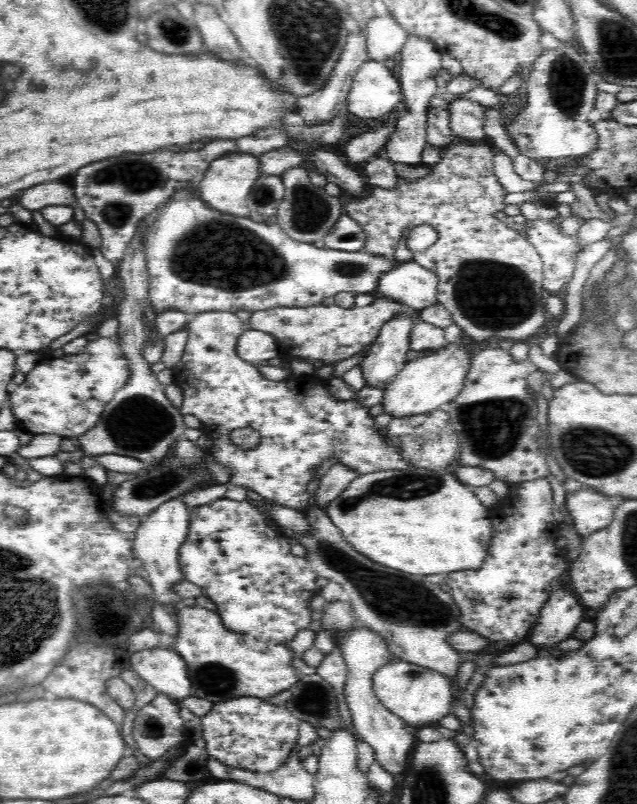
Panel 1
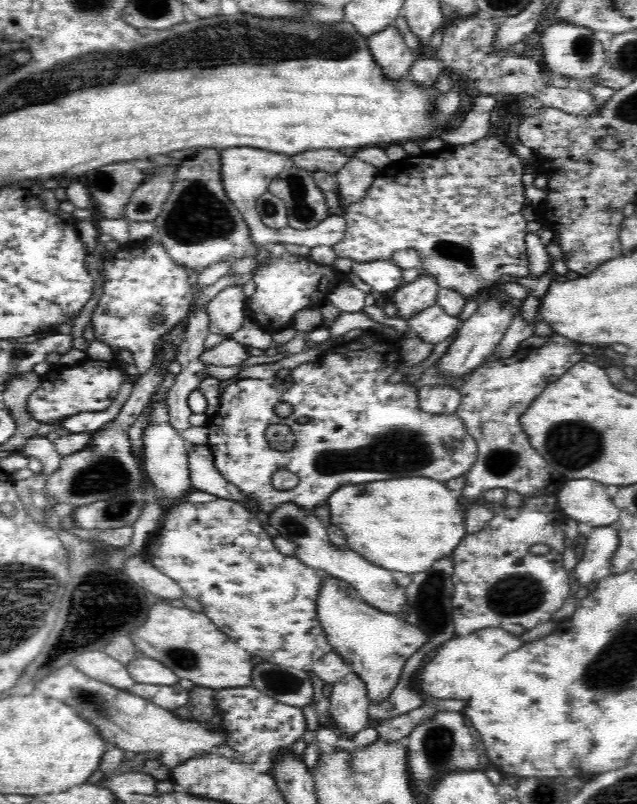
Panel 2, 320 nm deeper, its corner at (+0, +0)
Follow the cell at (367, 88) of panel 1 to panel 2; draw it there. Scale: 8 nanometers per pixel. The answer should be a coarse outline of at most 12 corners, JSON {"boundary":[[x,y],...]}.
{"boundary":[[395,24],[367,42],[388,78],[408,78],[417,56]]}

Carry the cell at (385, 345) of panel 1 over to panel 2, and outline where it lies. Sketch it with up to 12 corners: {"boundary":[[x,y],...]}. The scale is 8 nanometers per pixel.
{"boundary":[[419,274],[394,294],[398,317],[434,306],[441,287]]}

